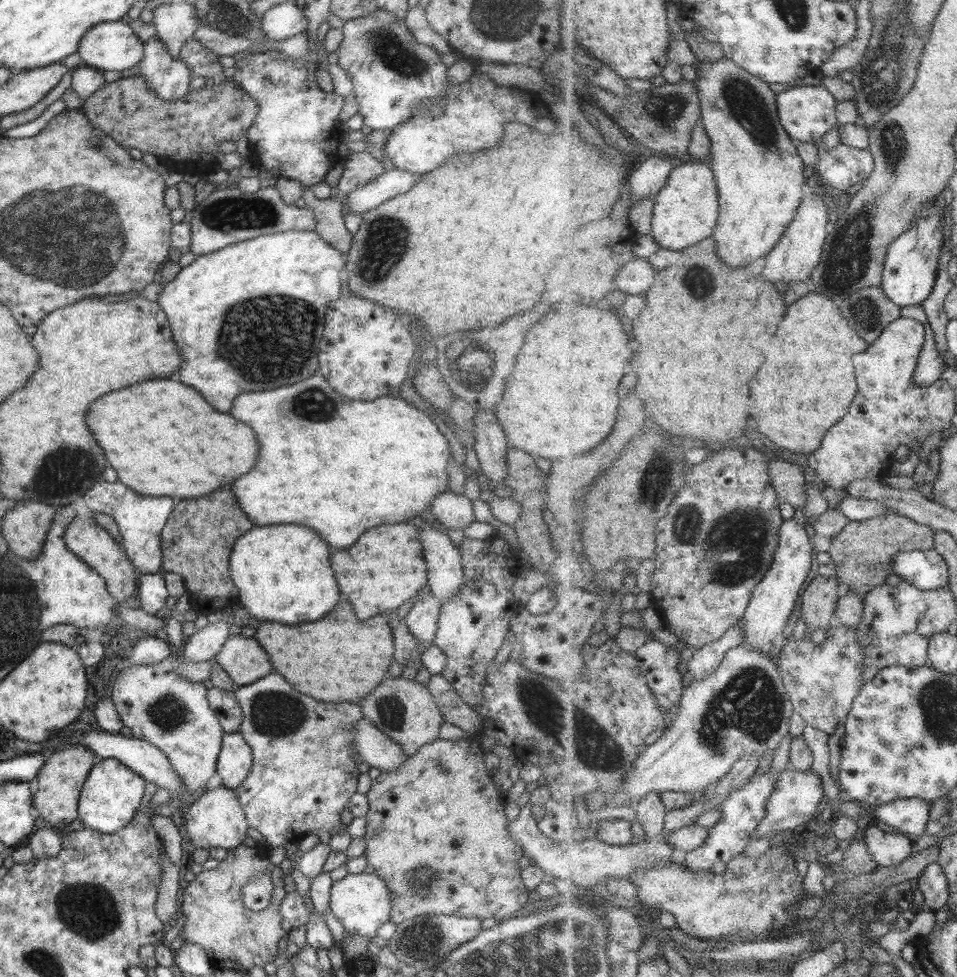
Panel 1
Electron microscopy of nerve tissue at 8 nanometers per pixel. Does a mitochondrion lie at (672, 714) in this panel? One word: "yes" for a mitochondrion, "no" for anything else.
no

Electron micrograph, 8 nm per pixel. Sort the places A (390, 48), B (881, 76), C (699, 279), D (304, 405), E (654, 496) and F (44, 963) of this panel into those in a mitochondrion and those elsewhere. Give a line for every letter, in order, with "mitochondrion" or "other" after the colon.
A: mitochondrion
B: mitochondrion
C: mitochondrion
D: mitochondrion
E: mitochondrion
F: mitochondrion

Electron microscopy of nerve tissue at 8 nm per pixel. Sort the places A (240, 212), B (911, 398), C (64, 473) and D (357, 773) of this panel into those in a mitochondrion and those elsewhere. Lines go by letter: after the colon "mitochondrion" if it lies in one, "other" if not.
A: mitochondrion
B: other
C: mitochondrion
D: other

